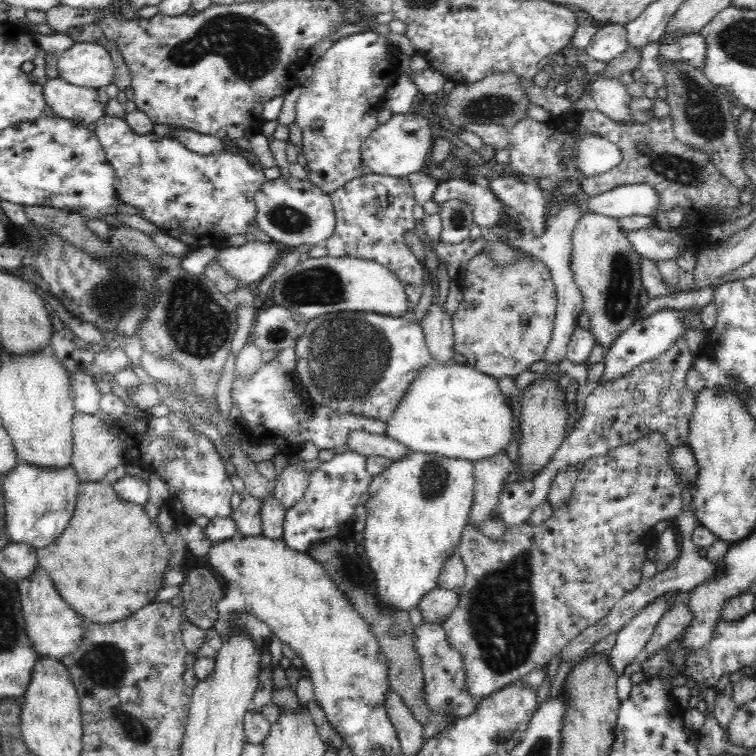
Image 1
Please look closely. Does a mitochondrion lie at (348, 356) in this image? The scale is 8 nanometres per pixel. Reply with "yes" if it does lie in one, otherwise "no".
yes

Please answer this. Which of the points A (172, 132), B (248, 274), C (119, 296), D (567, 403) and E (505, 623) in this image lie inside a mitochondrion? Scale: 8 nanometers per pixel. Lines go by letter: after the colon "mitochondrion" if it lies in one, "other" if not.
A: other
B: other
C: mitochondrion
D: other
E: mitochondrion

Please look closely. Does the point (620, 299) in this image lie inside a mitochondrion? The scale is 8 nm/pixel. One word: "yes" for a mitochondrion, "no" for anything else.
yes

